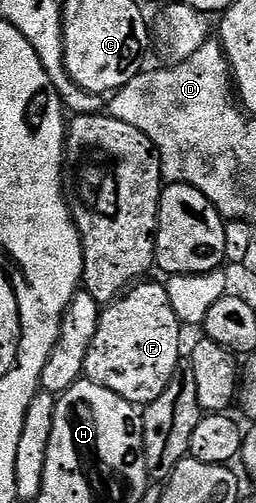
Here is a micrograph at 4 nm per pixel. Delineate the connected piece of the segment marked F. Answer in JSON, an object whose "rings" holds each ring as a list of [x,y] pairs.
{"rings":[[[144,280],[128,289],[119,300],[111,302],[100,312],[97,335],[93,335],[93,347],[89,347],[89,355],[85,355],[86,380],[121,395],[121,399],[125,399],[130,405],[136,407],[152,405],[157,395],[165,391],[171,376],[181,365],[179,344],[183,341],[182,331],[184,330],[169,303],[166,284],[159,282],[158,285],[157,282],[151,280]]]}

